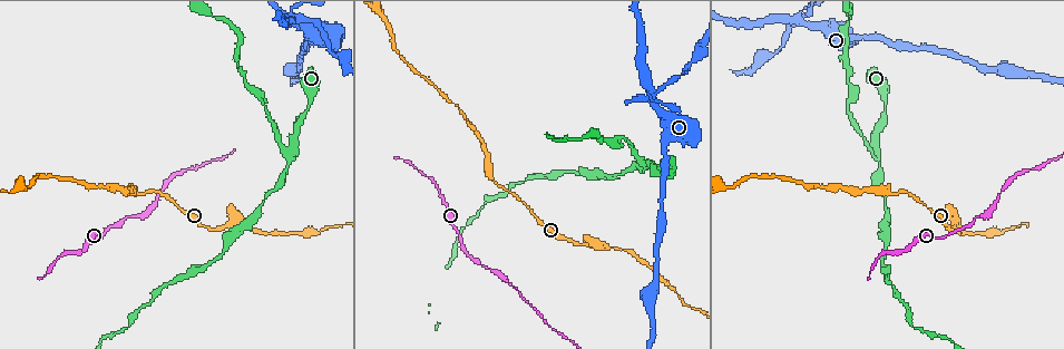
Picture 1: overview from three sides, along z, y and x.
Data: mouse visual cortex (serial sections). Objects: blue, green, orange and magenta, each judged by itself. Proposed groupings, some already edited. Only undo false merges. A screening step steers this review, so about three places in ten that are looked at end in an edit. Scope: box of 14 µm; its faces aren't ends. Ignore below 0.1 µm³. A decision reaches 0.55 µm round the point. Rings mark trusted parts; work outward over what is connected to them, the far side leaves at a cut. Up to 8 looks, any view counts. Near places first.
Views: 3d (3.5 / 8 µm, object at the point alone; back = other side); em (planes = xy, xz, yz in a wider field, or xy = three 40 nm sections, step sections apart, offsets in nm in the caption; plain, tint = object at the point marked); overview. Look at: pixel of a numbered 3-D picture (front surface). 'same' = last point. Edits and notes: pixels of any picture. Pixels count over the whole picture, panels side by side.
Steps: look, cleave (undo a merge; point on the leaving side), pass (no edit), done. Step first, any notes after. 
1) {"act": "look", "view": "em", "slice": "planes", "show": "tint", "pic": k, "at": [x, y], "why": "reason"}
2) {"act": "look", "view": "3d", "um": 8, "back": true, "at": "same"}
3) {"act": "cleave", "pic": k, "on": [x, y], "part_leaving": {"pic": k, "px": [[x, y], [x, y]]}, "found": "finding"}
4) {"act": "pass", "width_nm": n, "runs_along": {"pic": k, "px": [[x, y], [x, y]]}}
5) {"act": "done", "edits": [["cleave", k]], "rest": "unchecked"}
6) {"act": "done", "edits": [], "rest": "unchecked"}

{"act": "look", "view": "3d", "um": 3.5, "back": true, "pic": 1, "at": [874, 144], "why": "three-way junction"}

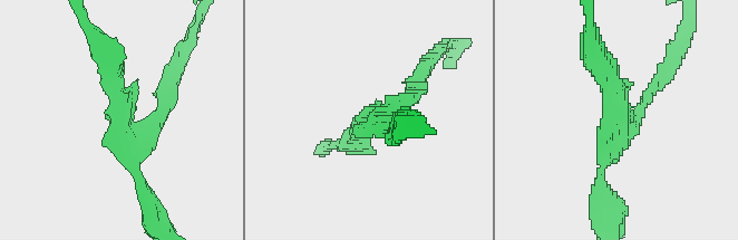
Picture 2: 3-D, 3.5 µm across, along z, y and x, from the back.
{"act": "look", "view": "em", "slice": "xy", "step": 2, "show": "tint", "pic": 2, "at": [369, 121], "arms": 3, "arm_widths_nm": [200, 200, 350]}

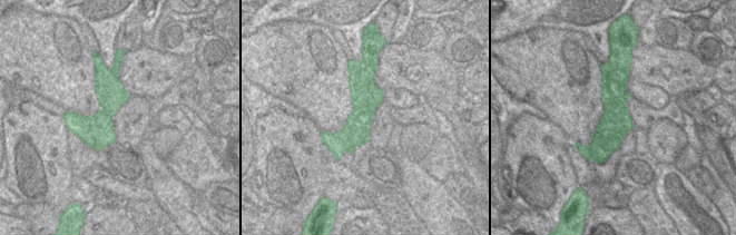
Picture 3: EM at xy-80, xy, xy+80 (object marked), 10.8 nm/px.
{"act": "cleave", "pic": 2, "on": [410, 83], "part_leaving": {"pic": 2, "px": [[134, 124], [162, 114], [182, 53]]}, "found": "two cells meet here"}

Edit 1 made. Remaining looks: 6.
{"act": "look", "view": "overview", "why": "see it whole again"}

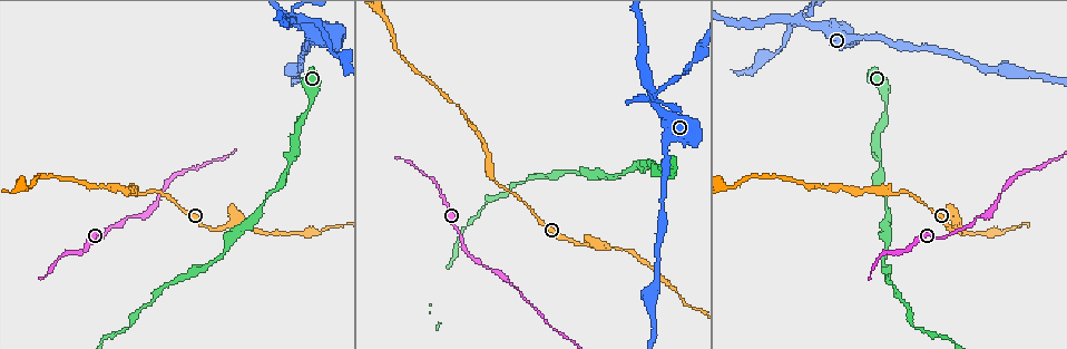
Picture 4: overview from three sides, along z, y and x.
{"act": "look", "view": "3d", "um": 3.5, "pic": 4, "at": [806, 23], "why": "four or more arms meet"}

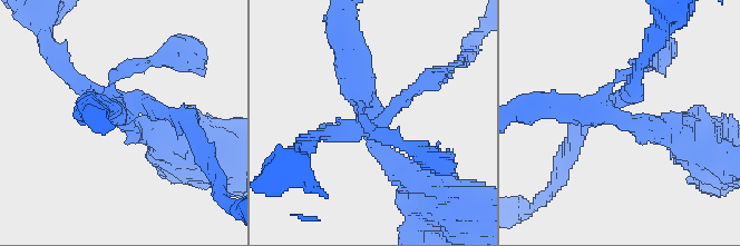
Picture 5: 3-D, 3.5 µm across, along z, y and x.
{"act": "cleave", "pic": 5, "on": [625, 95], "part_leaving": {"pic": 5, "px": [[387, 115], [455, 64]]}, "found": "two cells meet here"}

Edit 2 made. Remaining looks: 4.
{"act": "look", "view": "3d", "um": 3.5, "pic": 4, "at": [259, 232]}

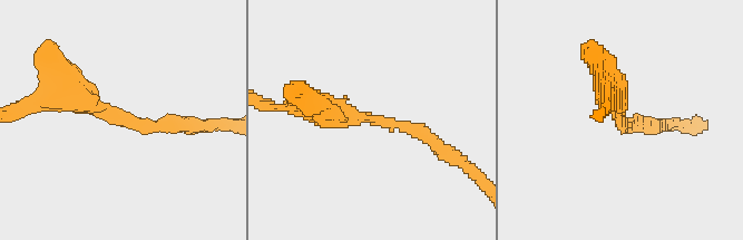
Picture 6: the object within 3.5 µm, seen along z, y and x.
{"act": "look", "view": "em", "slice": "planes", "show": "tint", "pic": 6, "at": [364, 120]}

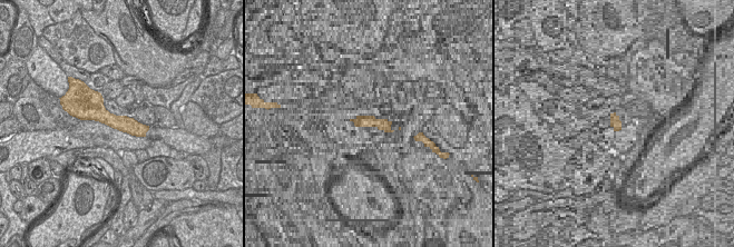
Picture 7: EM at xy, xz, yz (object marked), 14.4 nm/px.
{"act": "look", "view": "em", "slice": "xy", "step": 2, "show": "tint", "at": "same"}

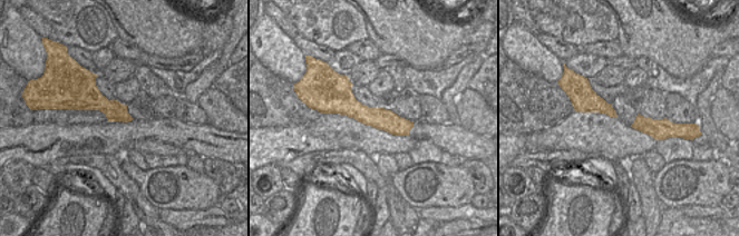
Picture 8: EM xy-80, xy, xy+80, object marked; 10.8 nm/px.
{"act": "pass", "arm_widths_nm": [150, 400], "runs_along": {"pic": 6, "px": [[302, 107], [411, 125], [436, 142]]}, "found": "continuous, no second cell"}

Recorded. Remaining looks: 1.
{"act": "done", "edits": [["cleave", 2], ["cleave", 5]], "rest": "unchecked"}

